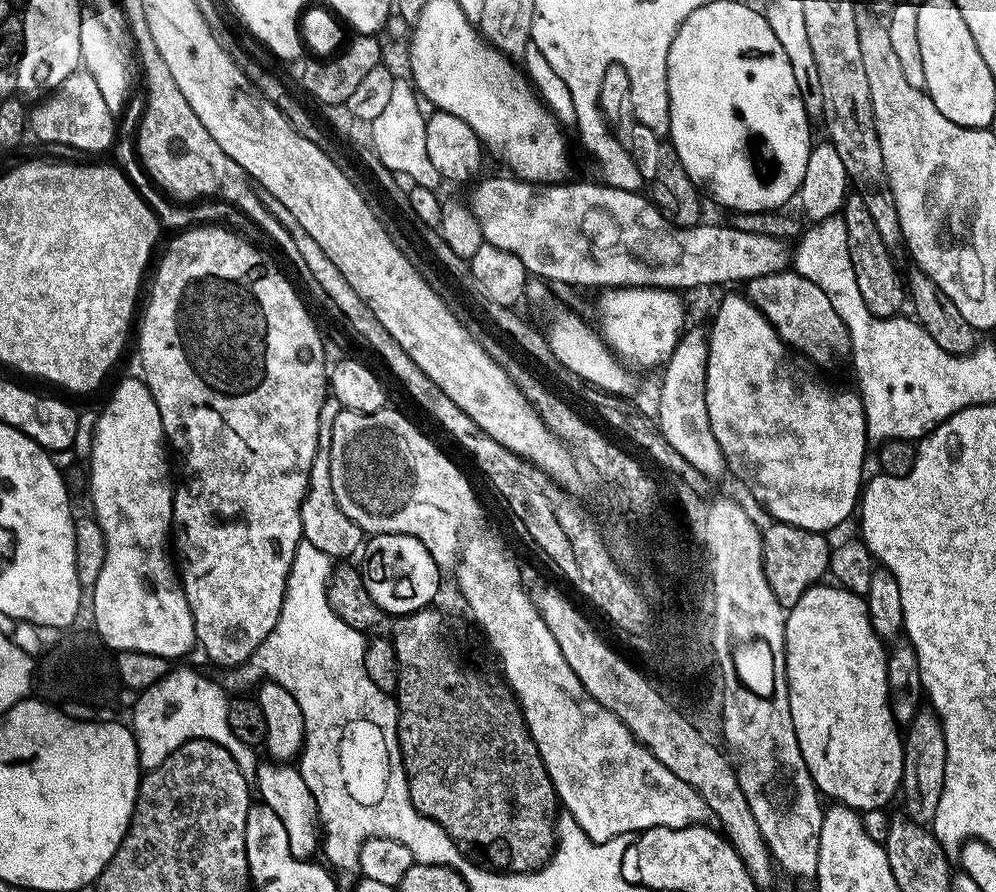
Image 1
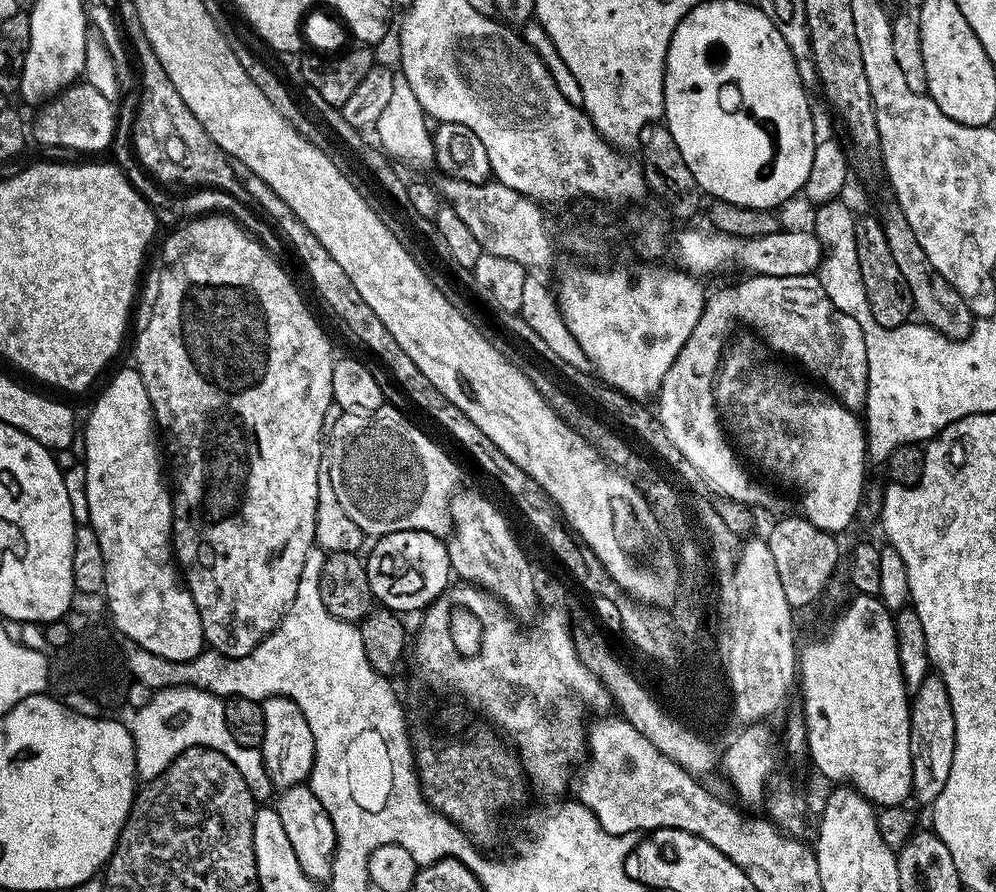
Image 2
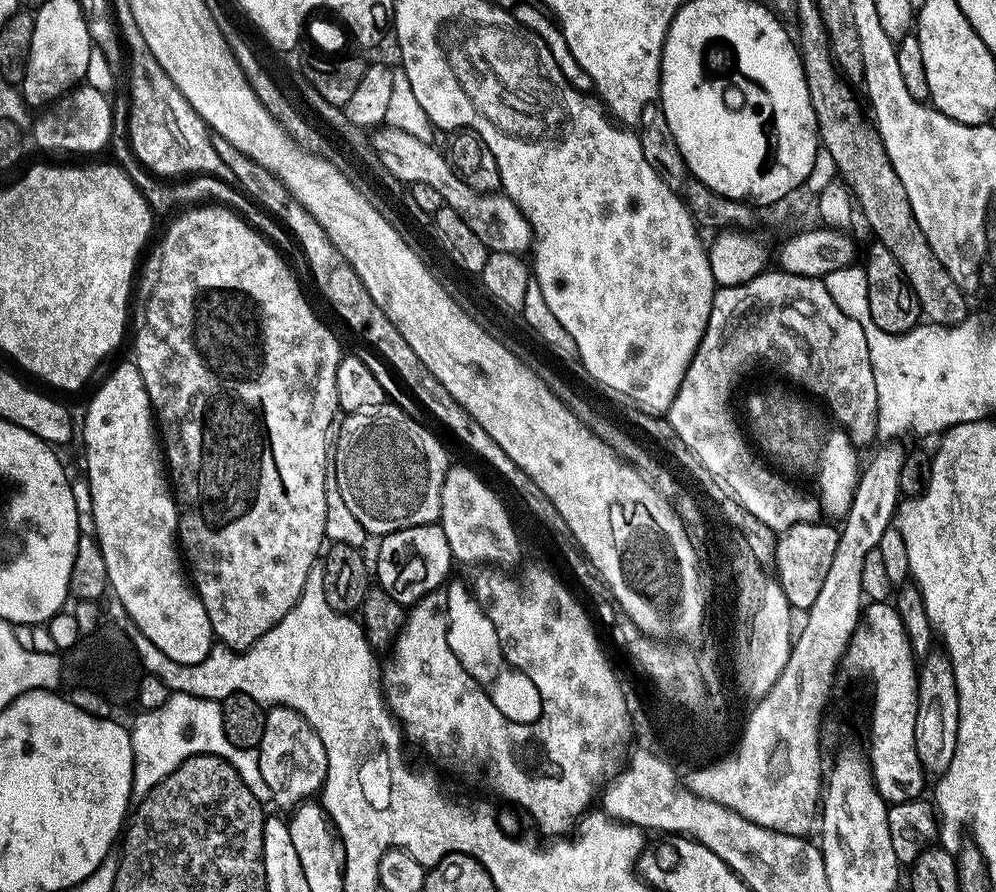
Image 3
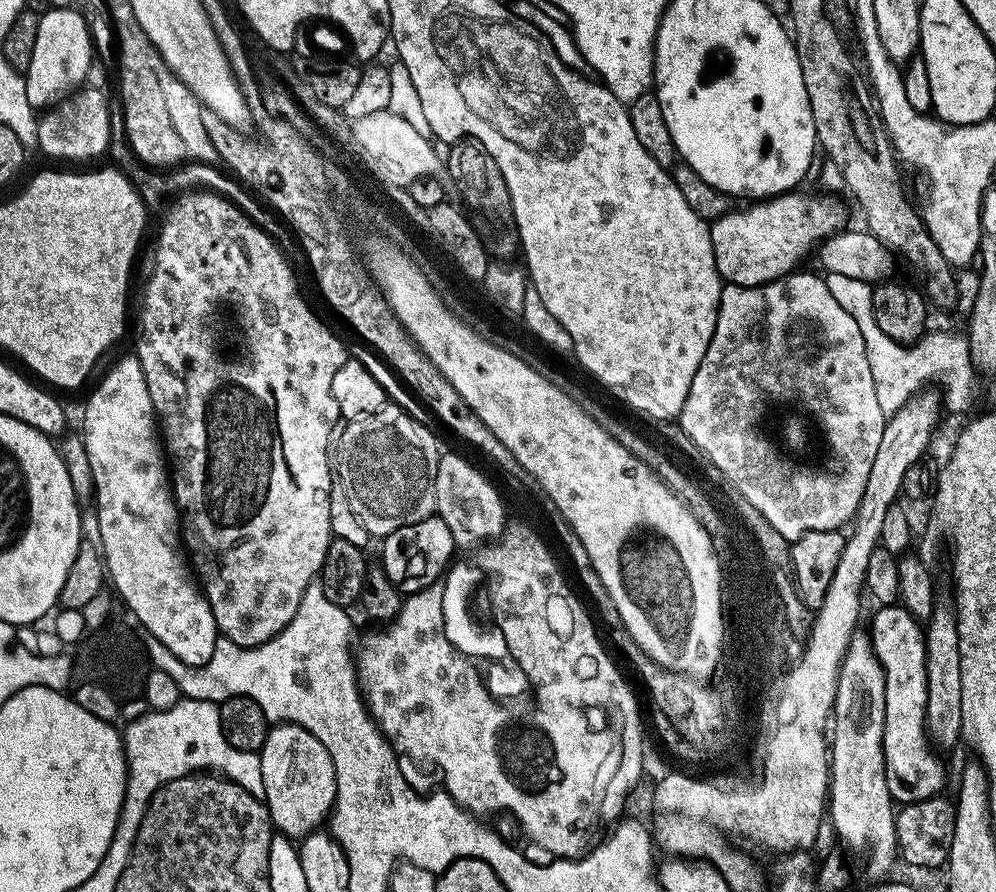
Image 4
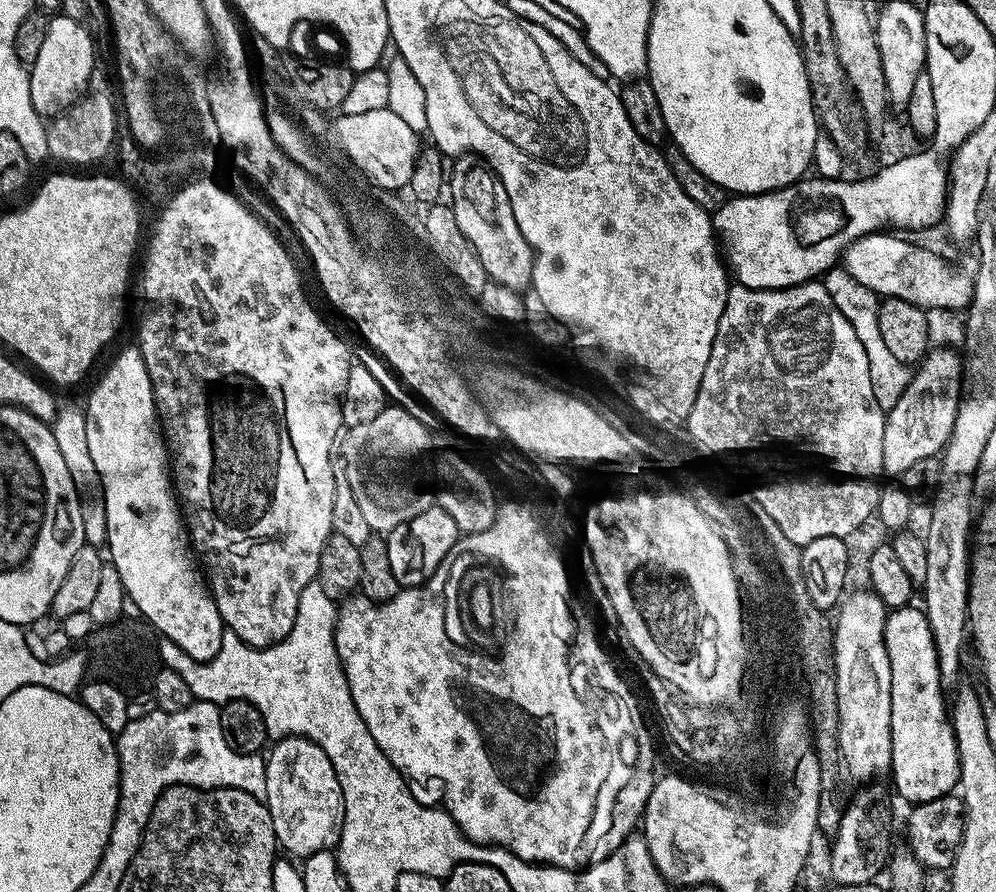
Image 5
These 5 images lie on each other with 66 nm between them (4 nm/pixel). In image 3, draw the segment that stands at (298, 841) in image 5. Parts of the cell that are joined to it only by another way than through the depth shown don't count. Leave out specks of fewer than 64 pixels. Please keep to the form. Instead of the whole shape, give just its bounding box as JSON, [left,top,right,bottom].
[258,706,328,810]

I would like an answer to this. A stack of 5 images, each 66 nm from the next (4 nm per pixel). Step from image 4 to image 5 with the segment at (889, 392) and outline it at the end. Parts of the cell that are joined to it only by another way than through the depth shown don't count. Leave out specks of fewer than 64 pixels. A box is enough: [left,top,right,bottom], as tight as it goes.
[822,270,910,409]

